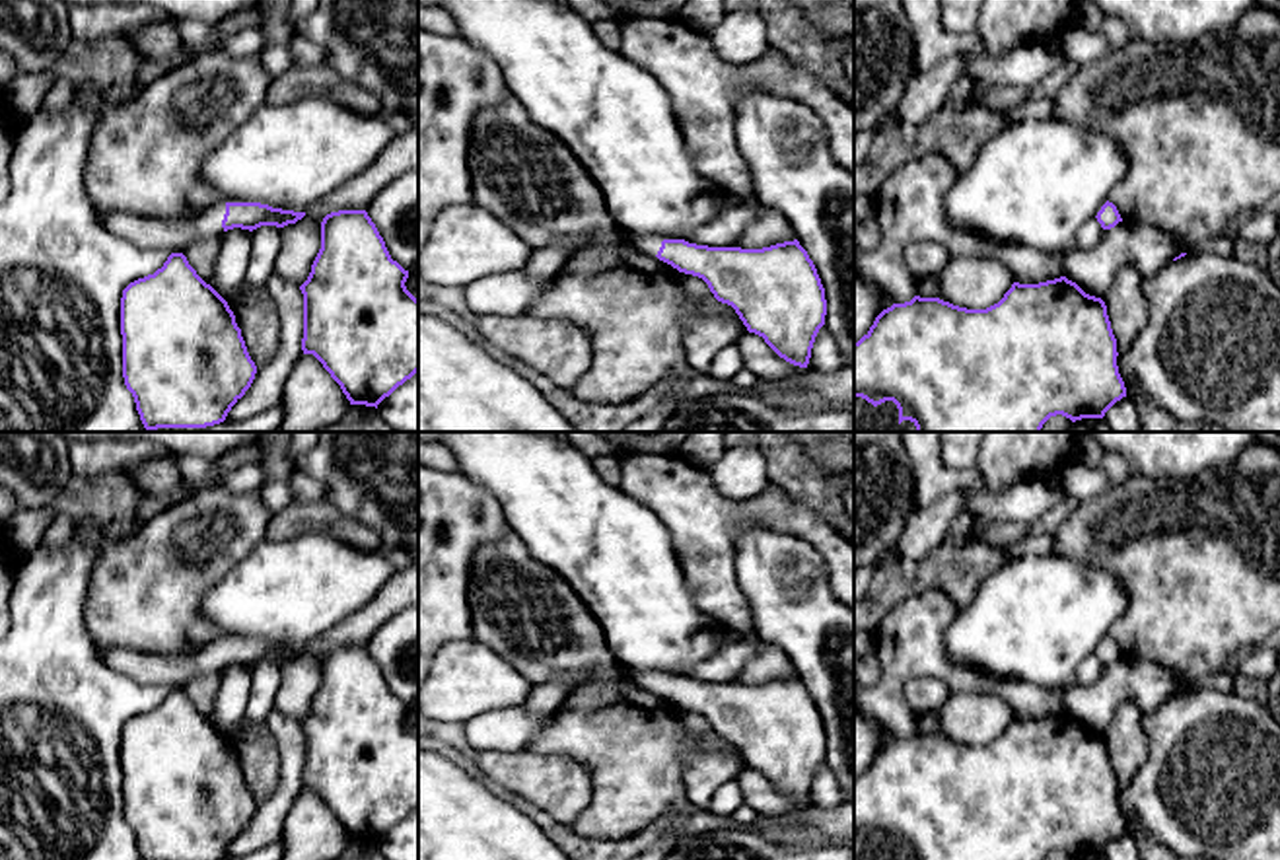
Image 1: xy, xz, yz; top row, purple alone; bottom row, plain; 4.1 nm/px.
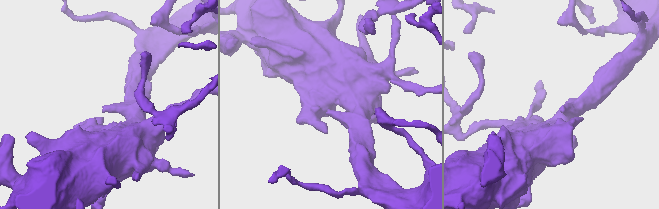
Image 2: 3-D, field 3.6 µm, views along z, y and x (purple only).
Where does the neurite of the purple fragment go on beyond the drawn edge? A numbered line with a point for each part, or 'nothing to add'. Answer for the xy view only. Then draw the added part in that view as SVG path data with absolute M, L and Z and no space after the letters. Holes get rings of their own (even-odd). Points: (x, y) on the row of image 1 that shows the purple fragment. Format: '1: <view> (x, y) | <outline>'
1: xy (174, 236) | M226 202L206 208L191 220L158 220L115 212L99 222L121 239L146 249L181 253L191 241L200 237L222 237Z

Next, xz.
1: xz (650, 246) | M619 228L617 237L619 237L619 241L632 245L634 249L640 249L652 257L658 255L661 241L663 241L661 237L638 235L634 230L628 230L628 228Z

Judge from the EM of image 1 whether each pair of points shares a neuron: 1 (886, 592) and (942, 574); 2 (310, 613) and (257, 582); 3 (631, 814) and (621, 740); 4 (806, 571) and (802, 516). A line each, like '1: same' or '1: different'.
1: same
2: same
3: same
4: different

